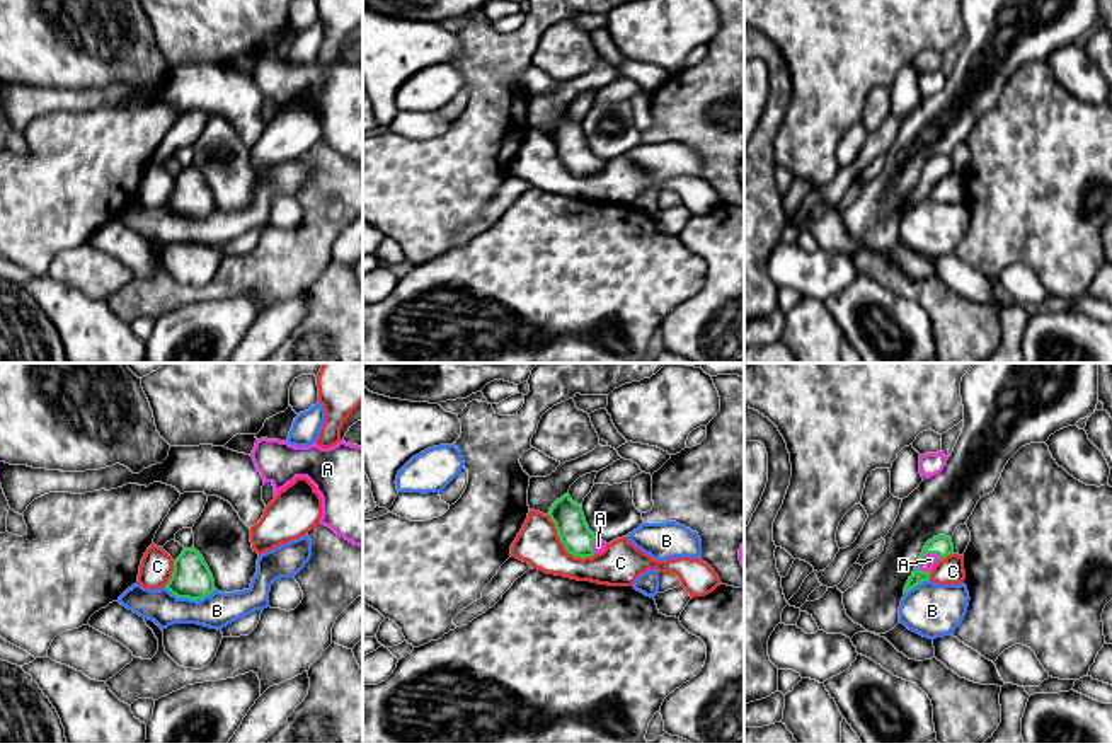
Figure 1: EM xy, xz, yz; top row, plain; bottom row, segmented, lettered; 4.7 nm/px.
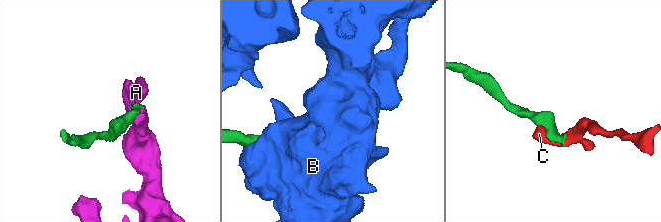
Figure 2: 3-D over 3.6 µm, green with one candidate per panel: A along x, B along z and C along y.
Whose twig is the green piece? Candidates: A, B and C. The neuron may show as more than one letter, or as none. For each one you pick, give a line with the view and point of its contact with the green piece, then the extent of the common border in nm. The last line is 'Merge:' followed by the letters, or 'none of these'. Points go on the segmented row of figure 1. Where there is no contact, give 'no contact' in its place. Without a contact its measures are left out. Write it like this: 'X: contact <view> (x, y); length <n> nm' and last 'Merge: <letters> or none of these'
A: contact yz (927, 552); length 130 nm
Merge: A

